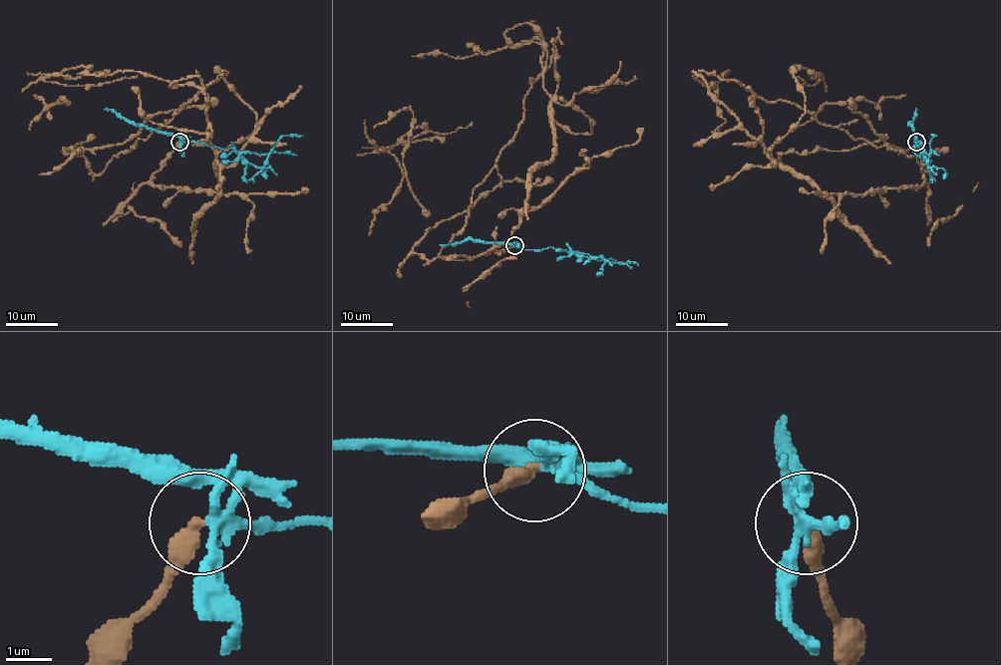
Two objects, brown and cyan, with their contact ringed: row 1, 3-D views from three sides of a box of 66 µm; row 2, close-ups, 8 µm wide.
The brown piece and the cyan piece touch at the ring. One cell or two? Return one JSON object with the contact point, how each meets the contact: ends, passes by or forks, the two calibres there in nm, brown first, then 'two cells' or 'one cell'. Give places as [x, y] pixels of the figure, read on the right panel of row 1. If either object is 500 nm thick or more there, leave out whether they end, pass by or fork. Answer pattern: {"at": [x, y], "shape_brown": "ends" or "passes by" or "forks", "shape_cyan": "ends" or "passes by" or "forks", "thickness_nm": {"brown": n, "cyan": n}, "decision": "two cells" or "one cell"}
{"at": [916, 142], "shape_brown": "ends", "shape_cyan": "forks", "thickness_nm": {"brown": 380, "cyan": 200}, "decision": "two cells"}

